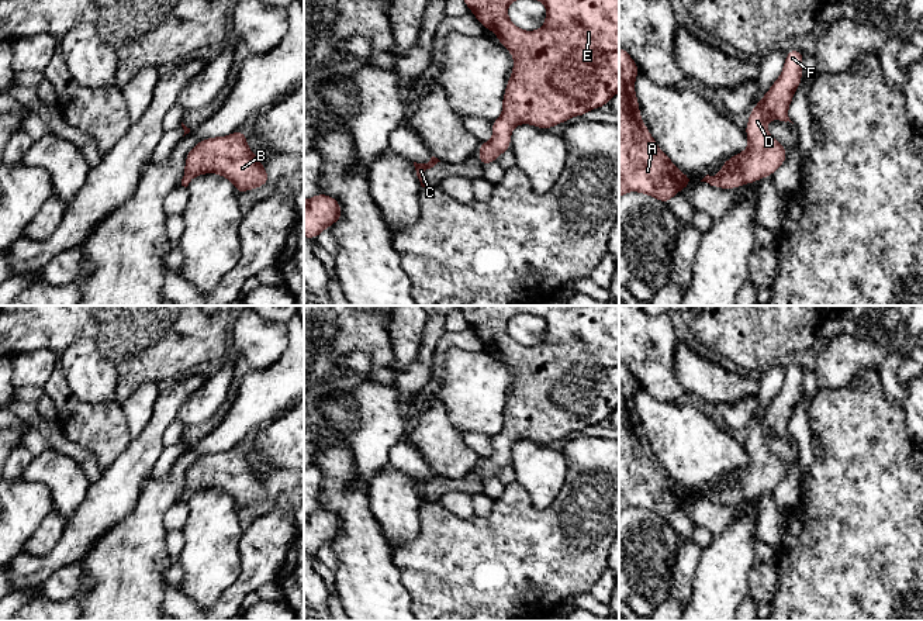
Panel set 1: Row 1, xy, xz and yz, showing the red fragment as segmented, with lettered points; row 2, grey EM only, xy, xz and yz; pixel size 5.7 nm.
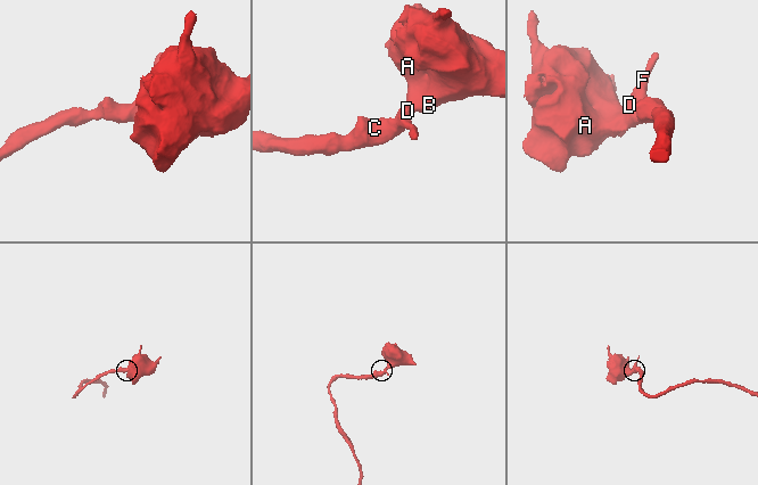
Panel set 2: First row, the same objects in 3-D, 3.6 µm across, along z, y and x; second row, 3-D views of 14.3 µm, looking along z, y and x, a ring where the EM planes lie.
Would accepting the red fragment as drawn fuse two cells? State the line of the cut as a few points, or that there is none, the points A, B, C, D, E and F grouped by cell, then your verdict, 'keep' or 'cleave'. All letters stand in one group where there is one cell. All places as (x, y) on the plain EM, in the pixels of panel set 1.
cut none; groups A B C D E F; keep

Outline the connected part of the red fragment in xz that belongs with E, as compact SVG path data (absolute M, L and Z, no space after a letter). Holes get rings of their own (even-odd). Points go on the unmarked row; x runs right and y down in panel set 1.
M457 306L460 313L467 320L473 331L480 337L484 346L490 344L498 351L498 358L505 362L514 372L512 389L508 394L505 408L502 411L502 429L491 437L494 452L488 458L478 460L478 477L484 483L488 479L497 477L497 473L511 465L511 449L515 441L530 439L533 442L549 446L553 441L566 438L578 431L585 431L588 427L608 421L608 417L619 407L619 306ZM518 314L533 314L542 317L546 324L546 335L542 344L535 346L525 346L516 342L508 332L508 321Z

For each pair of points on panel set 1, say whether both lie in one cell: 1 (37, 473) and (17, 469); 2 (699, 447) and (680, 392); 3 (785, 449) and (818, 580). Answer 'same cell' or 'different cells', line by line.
1: different cells
2: different cells
3: different cells

